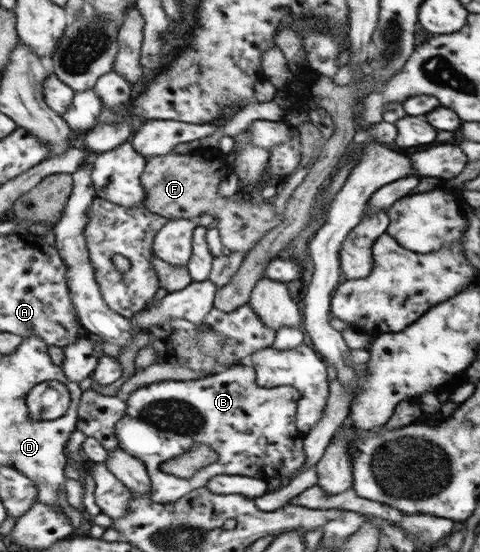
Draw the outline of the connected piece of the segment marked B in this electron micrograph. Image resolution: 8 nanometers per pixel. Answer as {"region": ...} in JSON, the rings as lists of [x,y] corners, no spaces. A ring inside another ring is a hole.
{"region":[[[238,364],[220,373],[212,373],[192,381],[158,381],[141,386],[127,397],[124,417],[115,426],[119,446],[128,454],[142,459],[151,478],[151,499],[158,504],[176,502],[200,487],[216,475],[252,476],[268,482],[271,478],[290,479],[305,464],[306,453],[302,433],[296,426],[296,408],[299,392],[294,385],[262,387],[256,384],[253,367]],[[207,444],[219,453],[218,464],[211,468],[199,468],[190,478],[180,478],[164,472],[162,464],[188,452],[194,446]]]}

